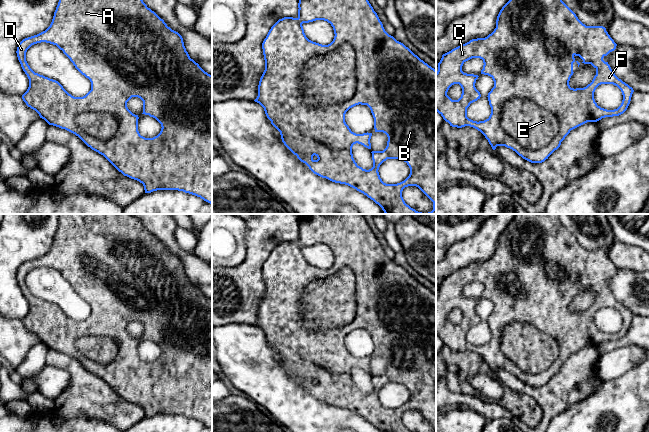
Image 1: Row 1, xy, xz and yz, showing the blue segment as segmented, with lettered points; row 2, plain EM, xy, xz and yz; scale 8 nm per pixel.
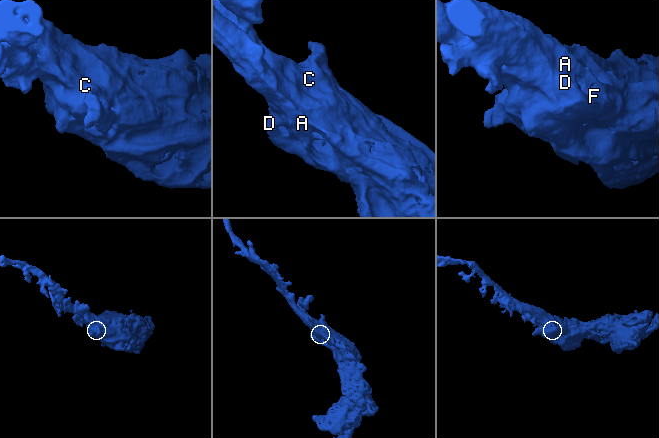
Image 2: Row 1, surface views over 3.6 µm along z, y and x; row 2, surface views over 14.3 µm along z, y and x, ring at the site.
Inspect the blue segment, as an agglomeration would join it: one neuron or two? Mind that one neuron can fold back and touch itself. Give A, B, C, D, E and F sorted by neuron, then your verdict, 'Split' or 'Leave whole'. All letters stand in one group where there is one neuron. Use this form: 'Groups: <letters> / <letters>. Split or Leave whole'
Groups: A B C D F / E. Split

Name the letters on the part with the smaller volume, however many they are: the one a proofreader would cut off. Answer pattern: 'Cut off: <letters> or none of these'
Cut off: E

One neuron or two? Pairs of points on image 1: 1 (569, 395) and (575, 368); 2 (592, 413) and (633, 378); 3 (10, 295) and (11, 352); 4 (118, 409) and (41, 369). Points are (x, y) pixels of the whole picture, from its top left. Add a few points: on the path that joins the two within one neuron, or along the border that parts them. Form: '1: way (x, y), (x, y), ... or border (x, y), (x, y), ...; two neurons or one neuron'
1: way (569, 388), (575, 381), (575, 375); one neuron
2: way (602, 405), (608, 403), (623, 388); one neuron
3: border (10, 318), (21, 320); two neurons
4: border (52, 366), (70, 376), (54, 401); two neurons

